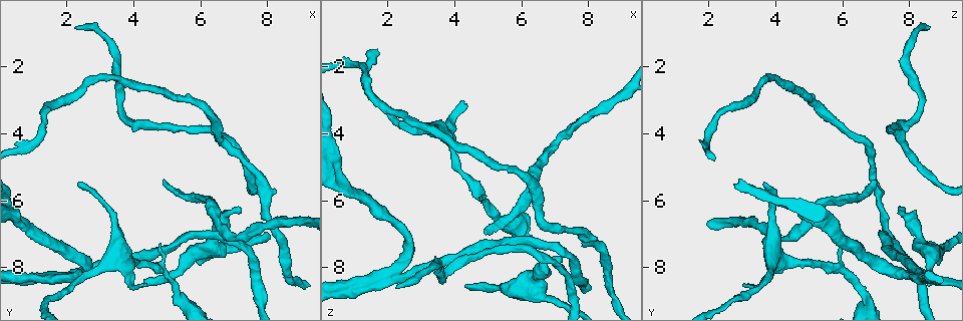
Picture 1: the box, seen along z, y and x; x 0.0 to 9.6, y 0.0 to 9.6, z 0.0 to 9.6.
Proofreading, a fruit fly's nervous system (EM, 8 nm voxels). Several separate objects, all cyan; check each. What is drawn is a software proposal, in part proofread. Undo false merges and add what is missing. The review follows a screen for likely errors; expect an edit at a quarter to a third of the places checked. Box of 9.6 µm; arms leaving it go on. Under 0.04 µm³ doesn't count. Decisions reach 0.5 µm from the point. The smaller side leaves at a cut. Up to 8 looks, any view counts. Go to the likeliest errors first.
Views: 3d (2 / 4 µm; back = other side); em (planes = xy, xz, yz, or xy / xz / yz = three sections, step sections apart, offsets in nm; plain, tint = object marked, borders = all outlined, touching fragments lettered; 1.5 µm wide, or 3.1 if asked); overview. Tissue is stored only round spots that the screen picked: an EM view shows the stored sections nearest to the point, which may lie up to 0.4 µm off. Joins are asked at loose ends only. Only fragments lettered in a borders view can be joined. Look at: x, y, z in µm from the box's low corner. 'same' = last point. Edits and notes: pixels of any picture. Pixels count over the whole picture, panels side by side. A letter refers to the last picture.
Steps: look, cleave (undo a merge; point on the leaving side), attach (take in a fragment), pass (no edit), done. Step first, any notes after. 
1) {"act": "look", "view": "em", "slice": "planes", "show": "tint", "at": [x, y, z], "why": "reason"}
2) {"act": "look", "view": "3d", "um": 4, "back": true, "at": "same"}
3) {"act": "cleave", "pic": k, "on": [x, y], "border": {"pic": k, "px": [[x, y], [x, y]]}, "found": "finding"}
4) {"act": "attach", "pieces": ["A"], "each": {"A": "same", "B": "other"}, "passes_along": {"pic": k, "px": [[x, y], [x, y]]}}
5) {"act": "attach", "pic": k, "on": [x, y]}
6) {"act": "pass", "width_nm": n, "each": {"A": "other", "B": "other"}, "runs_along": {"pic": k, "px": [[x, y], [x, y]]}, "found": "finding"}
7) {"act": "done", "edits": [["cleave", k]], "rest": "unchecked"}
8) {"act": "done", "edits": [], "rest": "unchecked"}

{"act": "look", "view": "3d", "um": 2, "back": true, "at": [4.30, 8.45, 8.55], "why": "branch stops here"}

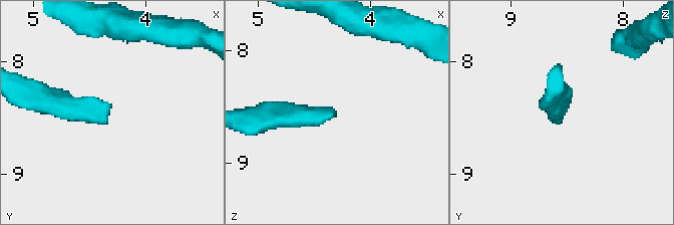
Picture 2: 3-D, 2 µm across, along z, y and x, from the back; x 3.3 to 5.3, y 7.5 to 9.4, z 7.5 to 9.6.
{"act": "look", "view": "em", "slice": "planes", "show": "borders", "at": [4.30, 8.40, 8.56], "why": "now the EM"}

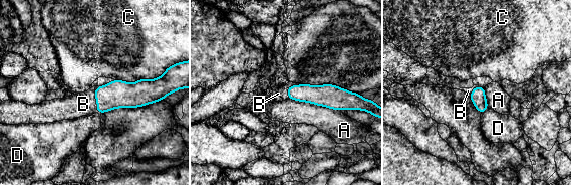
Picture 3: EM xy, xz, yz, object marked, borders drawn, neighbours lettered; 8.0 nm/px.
{"act": "attach", "pieces": ["B"], "longest_contact_nm": ["A", 420], "each": {"A": "other", "B": "same", "C": "other", "D": "other"}, "found": "it goes on there"}

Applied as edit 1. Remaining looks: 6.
{"act": "look", "view": "overview"}

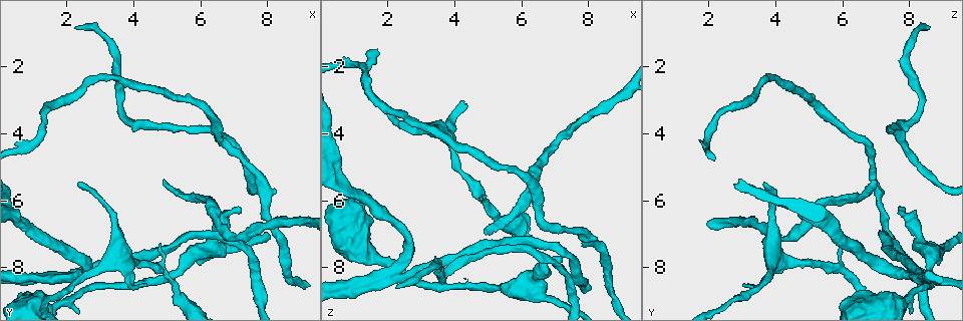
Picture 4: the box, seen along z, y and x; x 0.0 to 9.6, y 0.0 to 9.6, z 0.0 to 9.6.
{"act": "look", "view": "3d", "um": 4, "at": [4.30, 8.55, 3.10], "why": "thin end"}

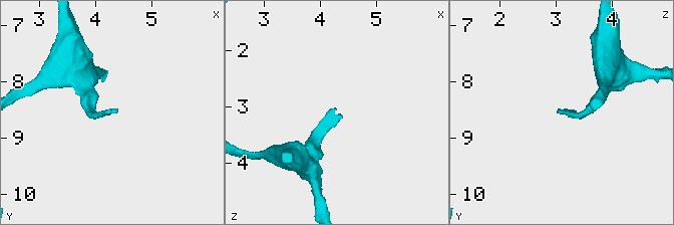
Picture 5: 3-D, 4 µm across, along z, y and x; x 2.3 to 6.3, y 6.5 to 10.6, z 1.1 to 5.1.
{"act": "look", "view": "em", "slice": "planes", "show": "borders", "at": [4.30, 8.55, 3.05], "why": "need the tissue"}

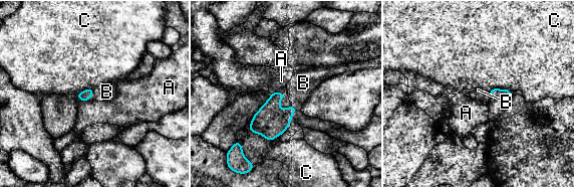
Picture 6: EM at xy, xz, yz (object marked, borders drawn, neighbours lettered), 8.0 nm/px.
{"act": "attach", "pieces": ["B"], "longest_contact_nm": ["C", 260], "each": {"A": "other", "B": "same", "C": "other"}, "found": "the cell continues"}

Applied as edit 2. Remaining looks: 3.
{"act": "done", "edits": [["attach", 3], ["attach", 6]], "rest": "unchecked"}

